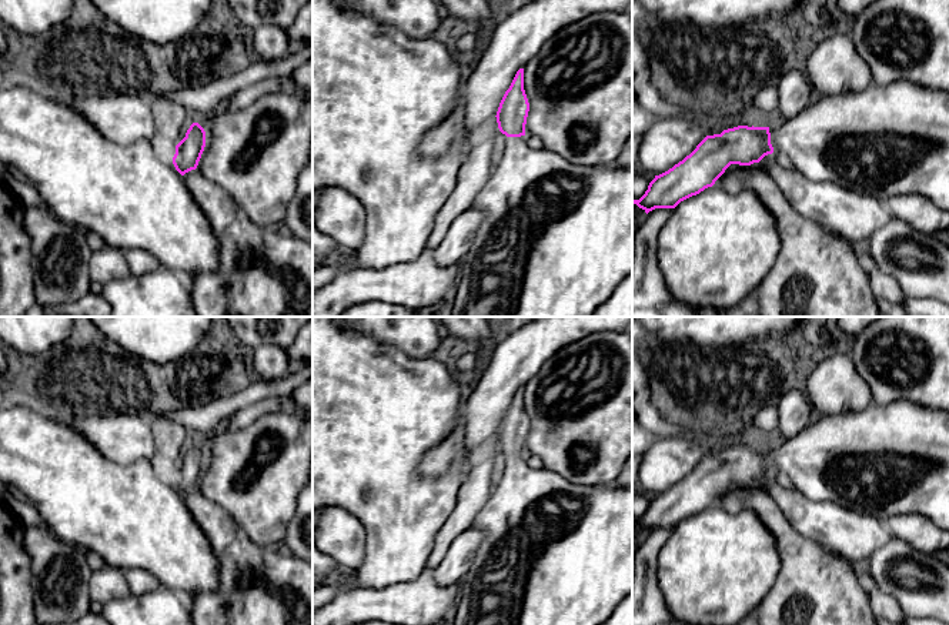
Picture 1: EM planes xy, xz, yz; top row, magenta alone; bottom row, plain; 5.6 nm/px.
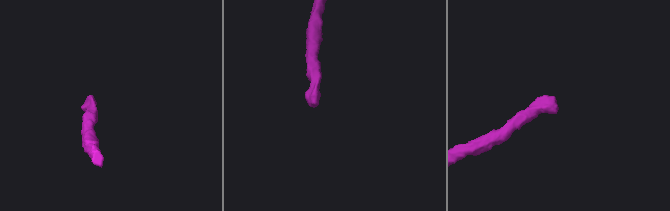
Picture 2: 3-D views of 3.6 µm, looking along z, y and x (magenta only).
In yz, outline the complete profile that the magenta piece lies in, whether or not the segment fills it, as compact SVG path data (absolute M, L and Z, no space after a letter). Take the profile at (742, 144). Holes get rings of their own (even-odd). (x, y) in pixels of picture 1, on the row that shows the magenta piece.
M909 80L888 86L872 81L858 93L825 96L793 118L778 120L769 127L738 126L706 136L682 161L655 176L645 194L632 204L646 214L655 208L675 208L681 201L712 187L731 164L751 166L775 150L785 151L795 170L809 180L833 181L881 201L899 194L919 194L949 213L949 91L923 88Z

